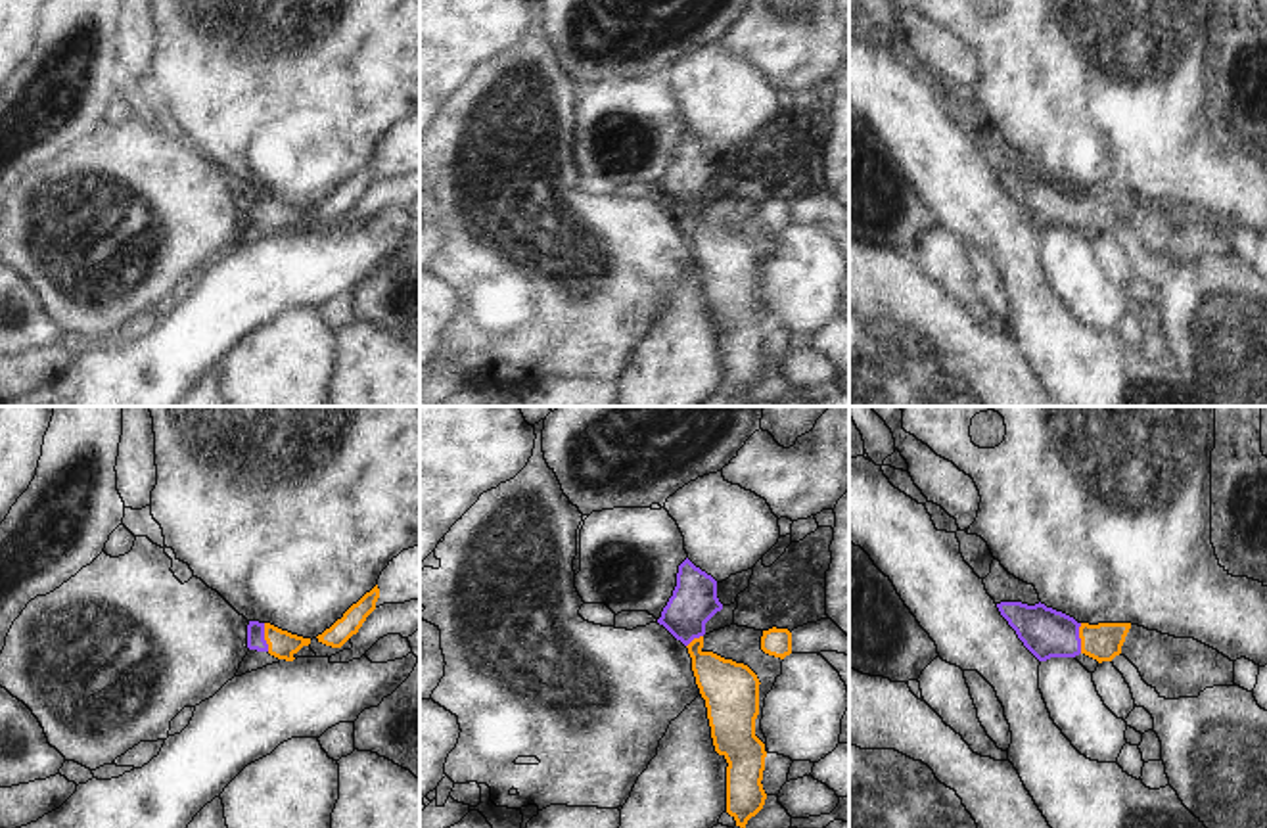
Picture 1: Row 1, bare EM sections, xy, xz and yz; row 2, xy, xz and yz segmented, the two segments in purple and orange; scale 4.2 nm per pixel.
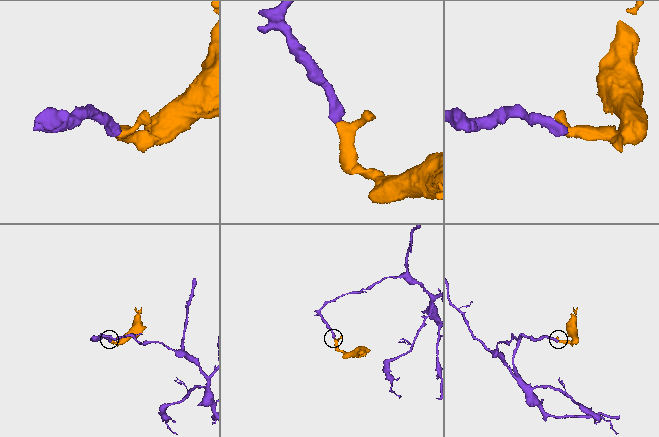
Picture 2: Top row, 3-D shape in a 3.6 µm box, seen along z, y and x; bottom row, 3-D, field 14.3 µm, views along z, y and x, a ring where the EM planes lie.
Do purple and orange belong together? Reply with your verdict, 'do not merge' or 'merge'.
merge

